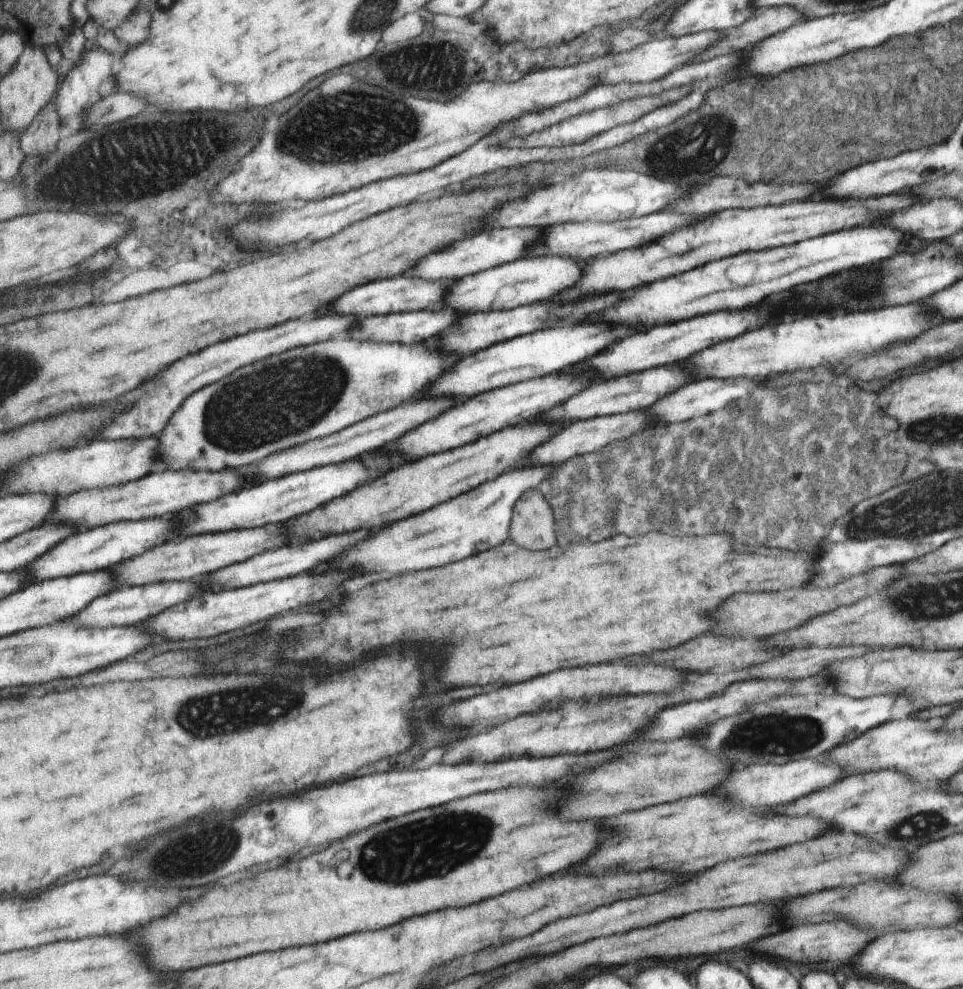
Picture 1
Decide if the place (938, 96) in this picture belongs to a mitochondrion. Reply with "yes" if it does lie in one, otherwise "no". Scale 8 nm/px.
yes

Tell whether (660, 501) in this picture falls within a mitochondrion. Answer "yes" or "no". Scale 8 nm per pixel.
yes

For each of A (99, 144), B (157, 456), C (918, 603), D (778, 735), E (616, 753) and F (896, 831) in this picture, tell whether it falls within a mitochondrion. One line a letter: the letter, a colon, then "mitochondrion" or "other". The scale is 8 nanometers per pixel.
A: mitochondrion
B: other
C: mitochondrion
D: mitochondrion
E: other
F: mitochondrion

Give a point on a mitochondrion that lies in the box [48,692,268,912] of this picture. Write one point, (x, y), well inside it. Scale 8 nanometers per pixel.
(202, 852)

